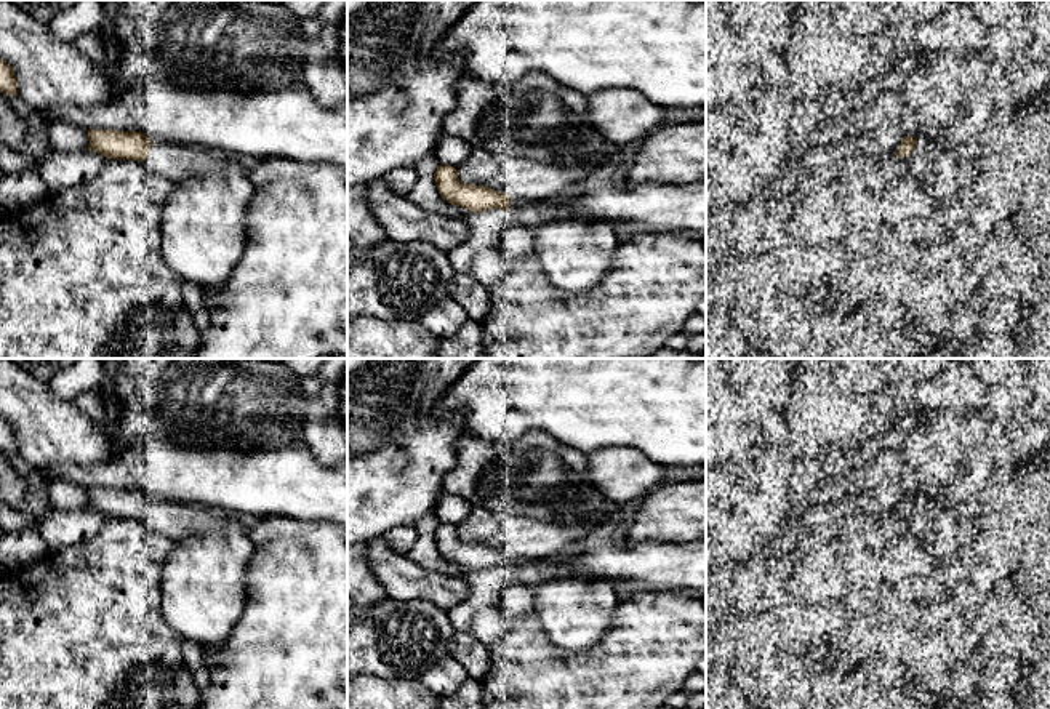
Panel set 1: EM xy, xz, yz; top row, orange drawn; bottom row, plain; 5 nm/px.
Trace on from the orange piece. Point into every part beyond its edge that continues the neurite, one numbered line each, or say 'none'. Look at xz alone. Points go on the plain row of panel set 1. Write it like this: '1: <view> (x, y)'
1: xz (516, 560)

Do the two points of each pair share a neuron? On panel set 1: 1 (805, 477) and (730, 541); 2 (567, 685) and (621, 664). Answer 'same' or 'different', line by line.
1: different
2: same

